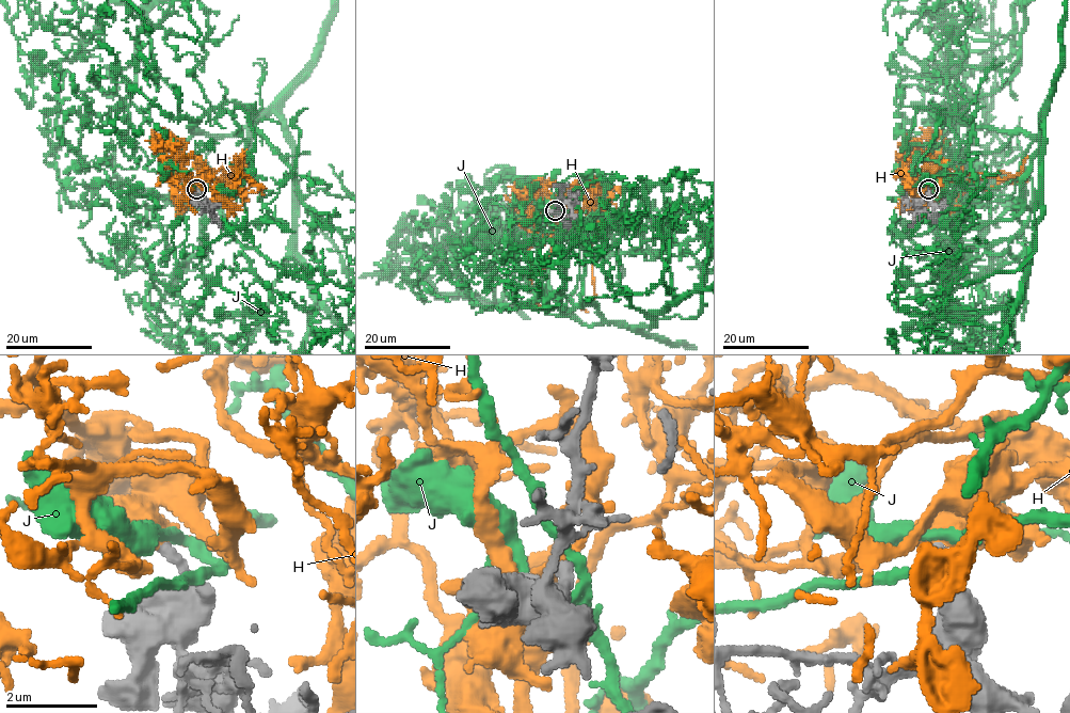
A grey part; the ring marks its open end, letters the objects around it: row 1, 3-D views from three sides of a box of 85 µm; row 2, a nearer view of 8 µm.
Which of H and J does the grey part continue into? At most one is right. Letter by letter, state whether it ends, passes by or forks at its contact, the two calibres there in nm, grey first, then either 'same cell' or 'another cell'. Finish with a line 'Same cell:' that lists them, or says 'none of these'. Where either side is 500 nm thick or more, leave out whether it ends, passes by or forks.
H: calibres 280 and 500 nm; same cell
J: it forks; calibres 240 and 240 nm; another cell
Same cell: H

